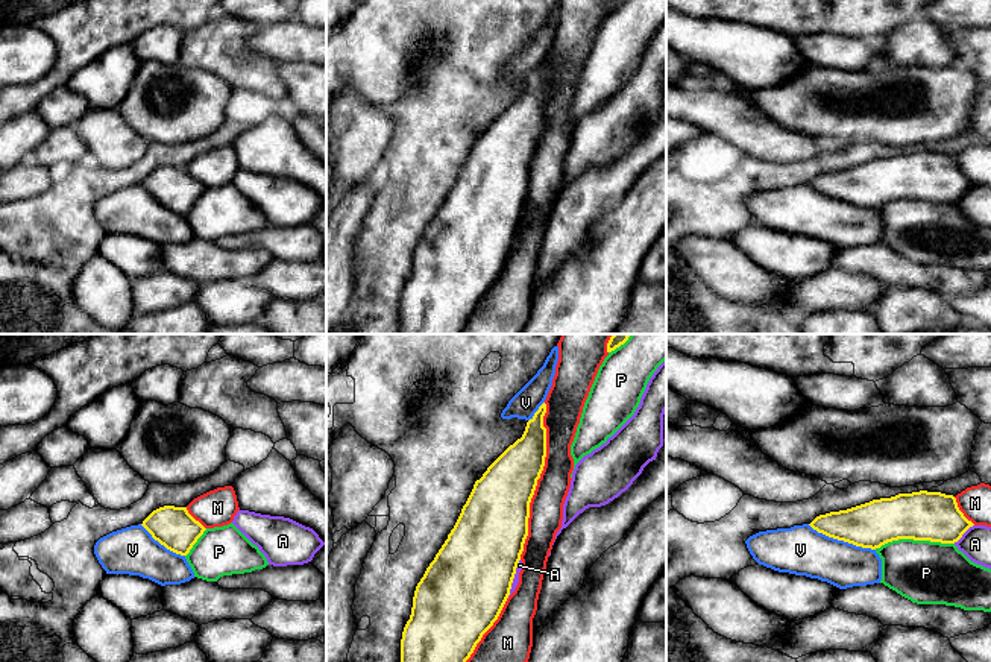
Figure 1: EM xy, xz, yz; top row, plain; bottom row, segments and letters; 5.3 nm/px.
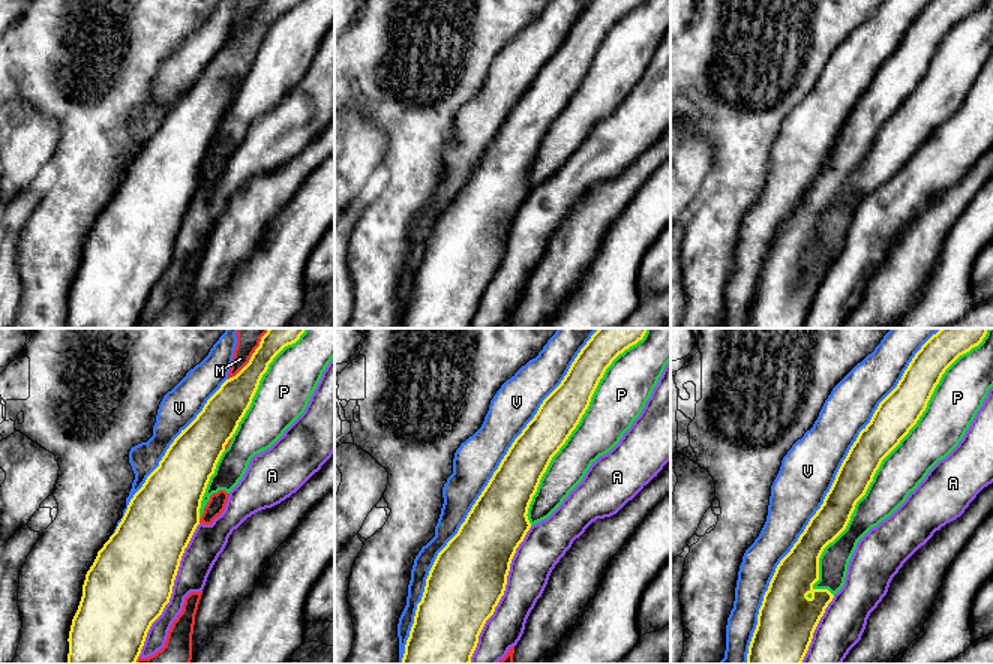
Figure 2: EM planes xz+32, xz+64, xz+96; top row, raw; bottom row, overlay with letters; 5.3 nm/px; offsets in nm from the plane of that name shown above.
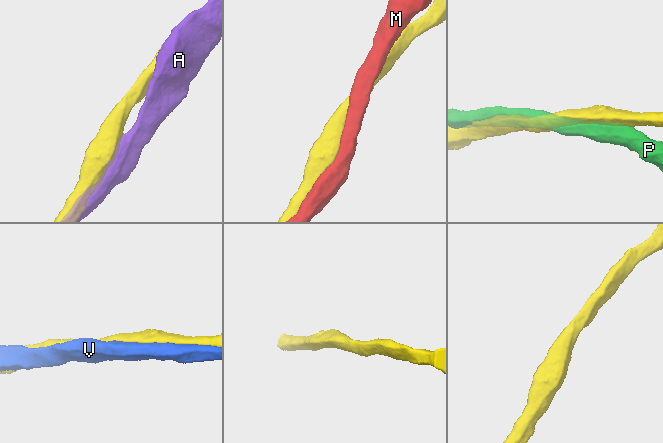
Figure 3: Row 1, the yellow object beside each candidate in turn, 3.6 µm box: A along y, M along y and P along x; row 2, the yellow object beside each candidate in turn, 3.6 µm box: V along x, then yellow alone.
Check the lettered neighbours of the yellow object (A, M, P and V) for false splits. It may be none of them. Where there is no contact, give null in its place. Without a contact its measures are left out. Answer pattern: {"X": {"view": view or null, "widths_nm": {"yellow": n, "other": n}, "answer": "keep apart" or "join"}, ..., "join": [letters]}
{"A": {"view": "xz", "widths_nm": {"yellow": 440, "other": 30}, "answer": "keep apart"}, "M": {"view": "xz", "widths_nm": {"yellow": 340, "other": 180}, "answer": "keep apart"}, "P": {"view": "yz", "widths_nm": {"yellow": 260, "other": 340}, "answer": "keep apart"}, "V": {"view": "yz", "widths_nm": {"yellow": 240, "other": 260}, "answer": "keep apart"}, "join": []}

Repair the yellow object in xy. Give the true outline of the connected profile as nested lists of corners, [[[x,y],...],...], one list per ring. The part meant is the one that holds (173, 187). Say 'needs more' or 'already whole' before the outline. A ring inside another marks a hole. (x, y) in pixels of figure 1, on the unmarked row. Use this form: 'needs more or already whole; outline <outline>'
already whole; outline [[[164,166],[153,170],[141,184],[167,210],[187,216],[206,190],[187,167]]]

